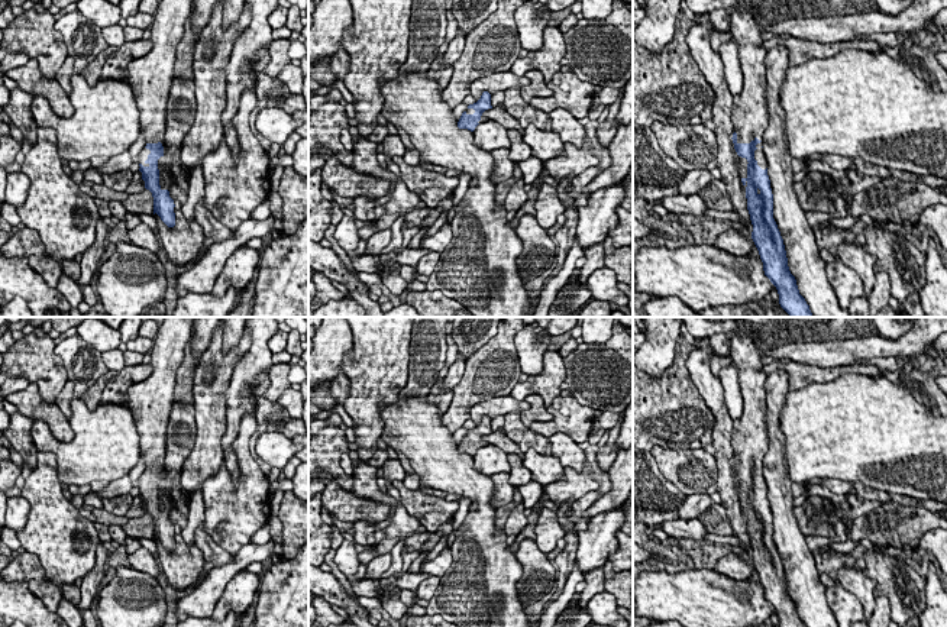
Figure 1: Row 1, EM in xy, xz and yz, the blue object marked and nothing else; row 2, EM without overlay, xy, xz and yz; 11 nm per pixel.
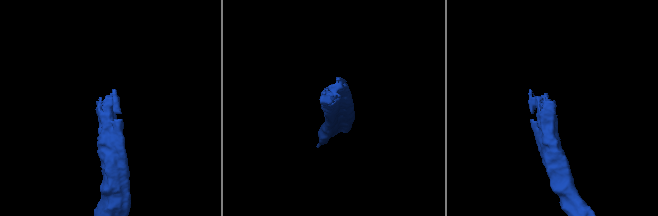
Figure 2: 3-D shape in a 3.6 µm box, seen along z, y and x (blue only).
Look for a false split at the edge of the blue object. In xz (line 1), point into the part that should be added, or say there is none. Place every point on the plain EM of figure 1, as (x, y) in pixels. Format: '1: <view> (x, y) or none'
1: xz (468, 435)

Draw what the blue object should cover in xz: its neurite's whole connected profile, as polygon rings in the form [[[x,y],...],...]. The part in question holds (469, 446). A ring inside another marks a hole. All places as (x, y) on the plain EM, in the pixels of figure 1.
[[[484,416],[481,423],[476,427],[469,429],[468,433],[462,437],[458,446],[458,452],[474,456],[479,447],[488,445],[487,442],[482,440],[482,437],[488,433],[492,433],[491,418],[488,416]]]

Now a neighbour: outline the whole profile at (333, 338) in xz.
[[[321,317],[311,340],[314,348],[308,353],[308,388],[334,381],[342,371],[345,353],[353,350],[353,336],[346,317]]]

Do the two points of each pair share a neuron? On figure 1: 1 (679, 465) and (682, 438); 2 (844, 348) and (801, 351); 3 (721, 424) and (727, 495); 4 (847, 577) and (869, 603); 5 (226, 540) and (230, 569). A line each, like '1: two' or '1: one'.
1: two
2: one
3: one
4: one
5: two

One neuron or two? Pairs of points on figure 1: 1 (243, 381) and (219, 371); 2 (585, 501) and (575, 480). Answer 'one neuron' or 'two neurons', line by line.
1: two neurons
2: two neurons

